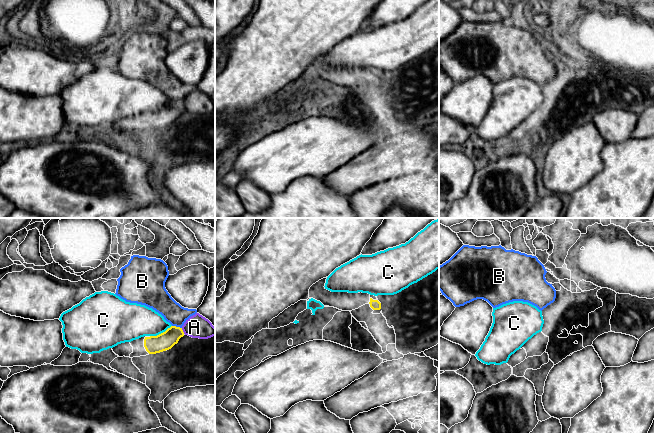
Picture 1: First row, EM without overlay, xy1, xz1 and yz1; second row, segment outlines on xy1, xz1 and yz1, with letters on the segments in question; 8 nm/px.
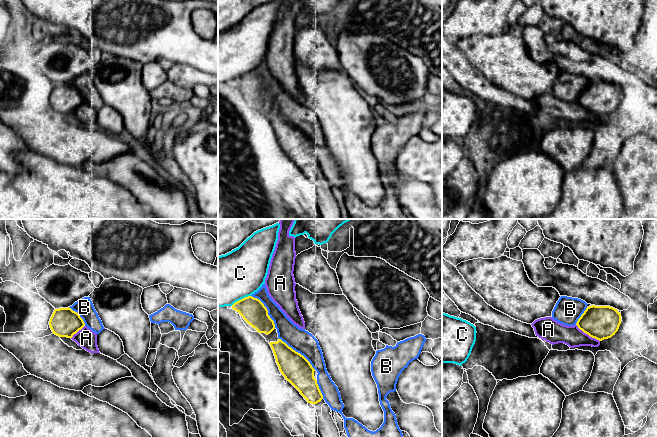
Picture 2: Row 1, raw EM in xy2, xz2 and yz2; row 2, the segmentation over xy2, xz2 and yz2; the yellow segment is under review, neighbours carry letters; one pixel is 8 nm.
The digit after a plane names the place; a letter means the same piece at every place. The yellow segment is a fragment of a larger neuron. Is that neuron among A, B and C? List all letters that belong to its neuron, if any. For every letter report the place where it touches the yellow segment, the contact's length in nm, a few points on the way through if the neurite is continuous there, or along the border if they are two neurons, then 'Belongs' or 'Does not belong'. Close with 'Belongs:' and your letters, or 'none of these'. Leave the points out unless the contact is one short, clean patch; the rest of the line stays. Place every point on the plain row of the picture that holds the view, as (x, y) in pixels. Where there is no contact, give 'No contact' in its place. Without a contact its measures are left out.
A: Touches yellow at yz2 (587, 109). Shared border 240 nm. Does not belong
B: Touches yellow at xz2 (297, 128). Shared border 380 nm. Does not belong
C: Touches yellow at xy1 (161, 109). Shared border 200 nm. Boundary: xy1 (171, 101), (164, 107), (150, 112). Does not belong
Belongs: none of these

